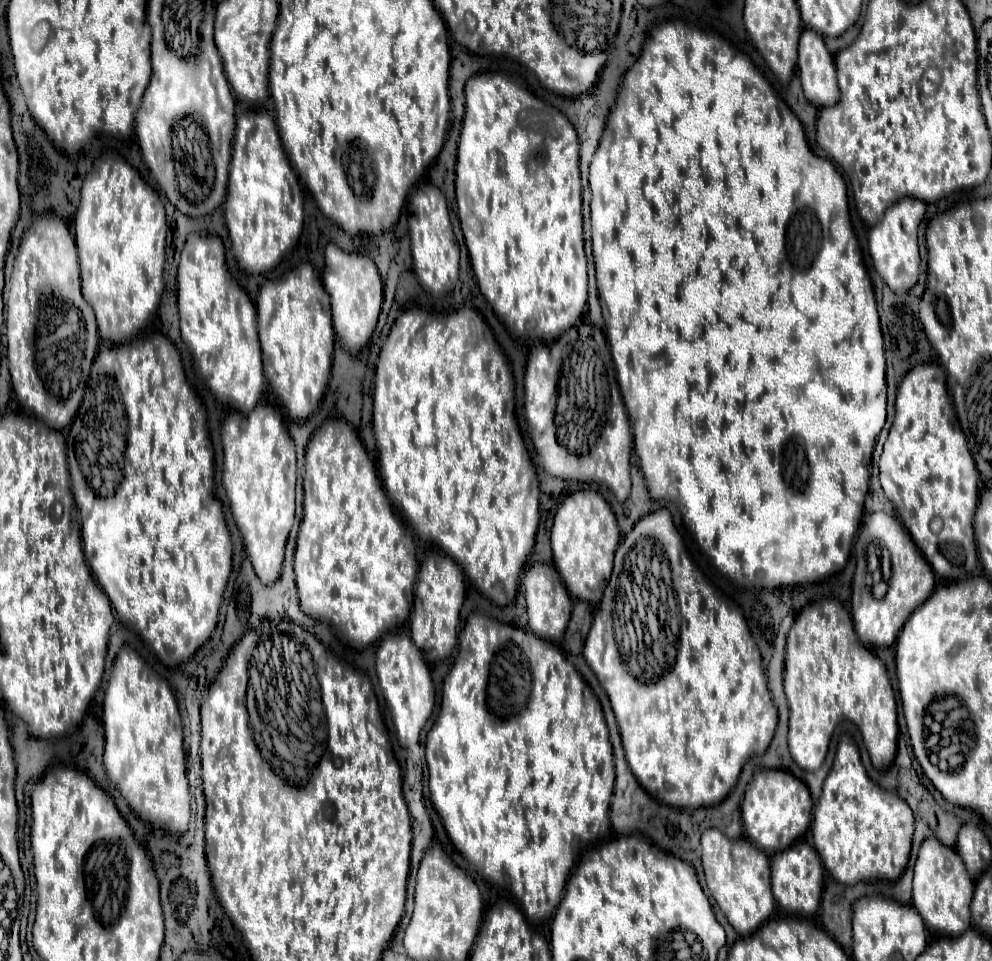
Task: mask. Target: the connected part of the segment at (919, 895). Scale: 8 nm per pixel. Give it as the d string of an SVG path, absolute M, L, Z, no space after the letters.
M924 840L916 866L912 906L924 920L924 926L936 934L958 936L970 928L970 902L974 880L964 872L964 862L954 848L944 848L938 840Z

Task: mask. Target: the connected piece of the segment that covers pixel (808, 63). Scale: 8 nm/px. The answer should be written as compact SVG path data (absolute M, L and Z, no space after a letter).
M808 28L802 32L798 44L798 76L806 100L816 108L834 106L840 100L834 58L822 36Z

